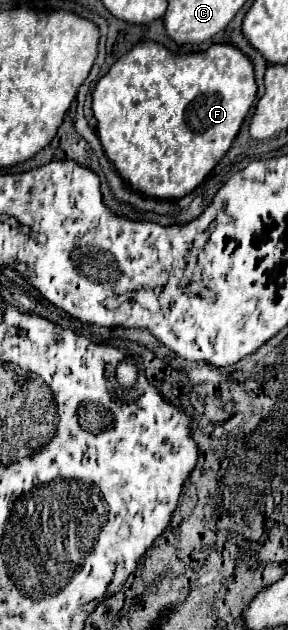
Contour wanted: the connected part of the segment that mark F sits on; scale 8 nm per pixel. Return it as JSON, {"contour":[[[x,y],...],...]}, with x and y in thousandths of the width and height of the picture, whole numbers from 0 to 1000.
{"contour":[[[479,67],[403,95],[326,140],[319,175],[333,213],[410,276],[465,302],[556,317],[632,314],[660,308],[792,241],[889,156],[889,143],[875,98],[806,70],[743,70],[715,83],[625,89],[549,67]]]}

